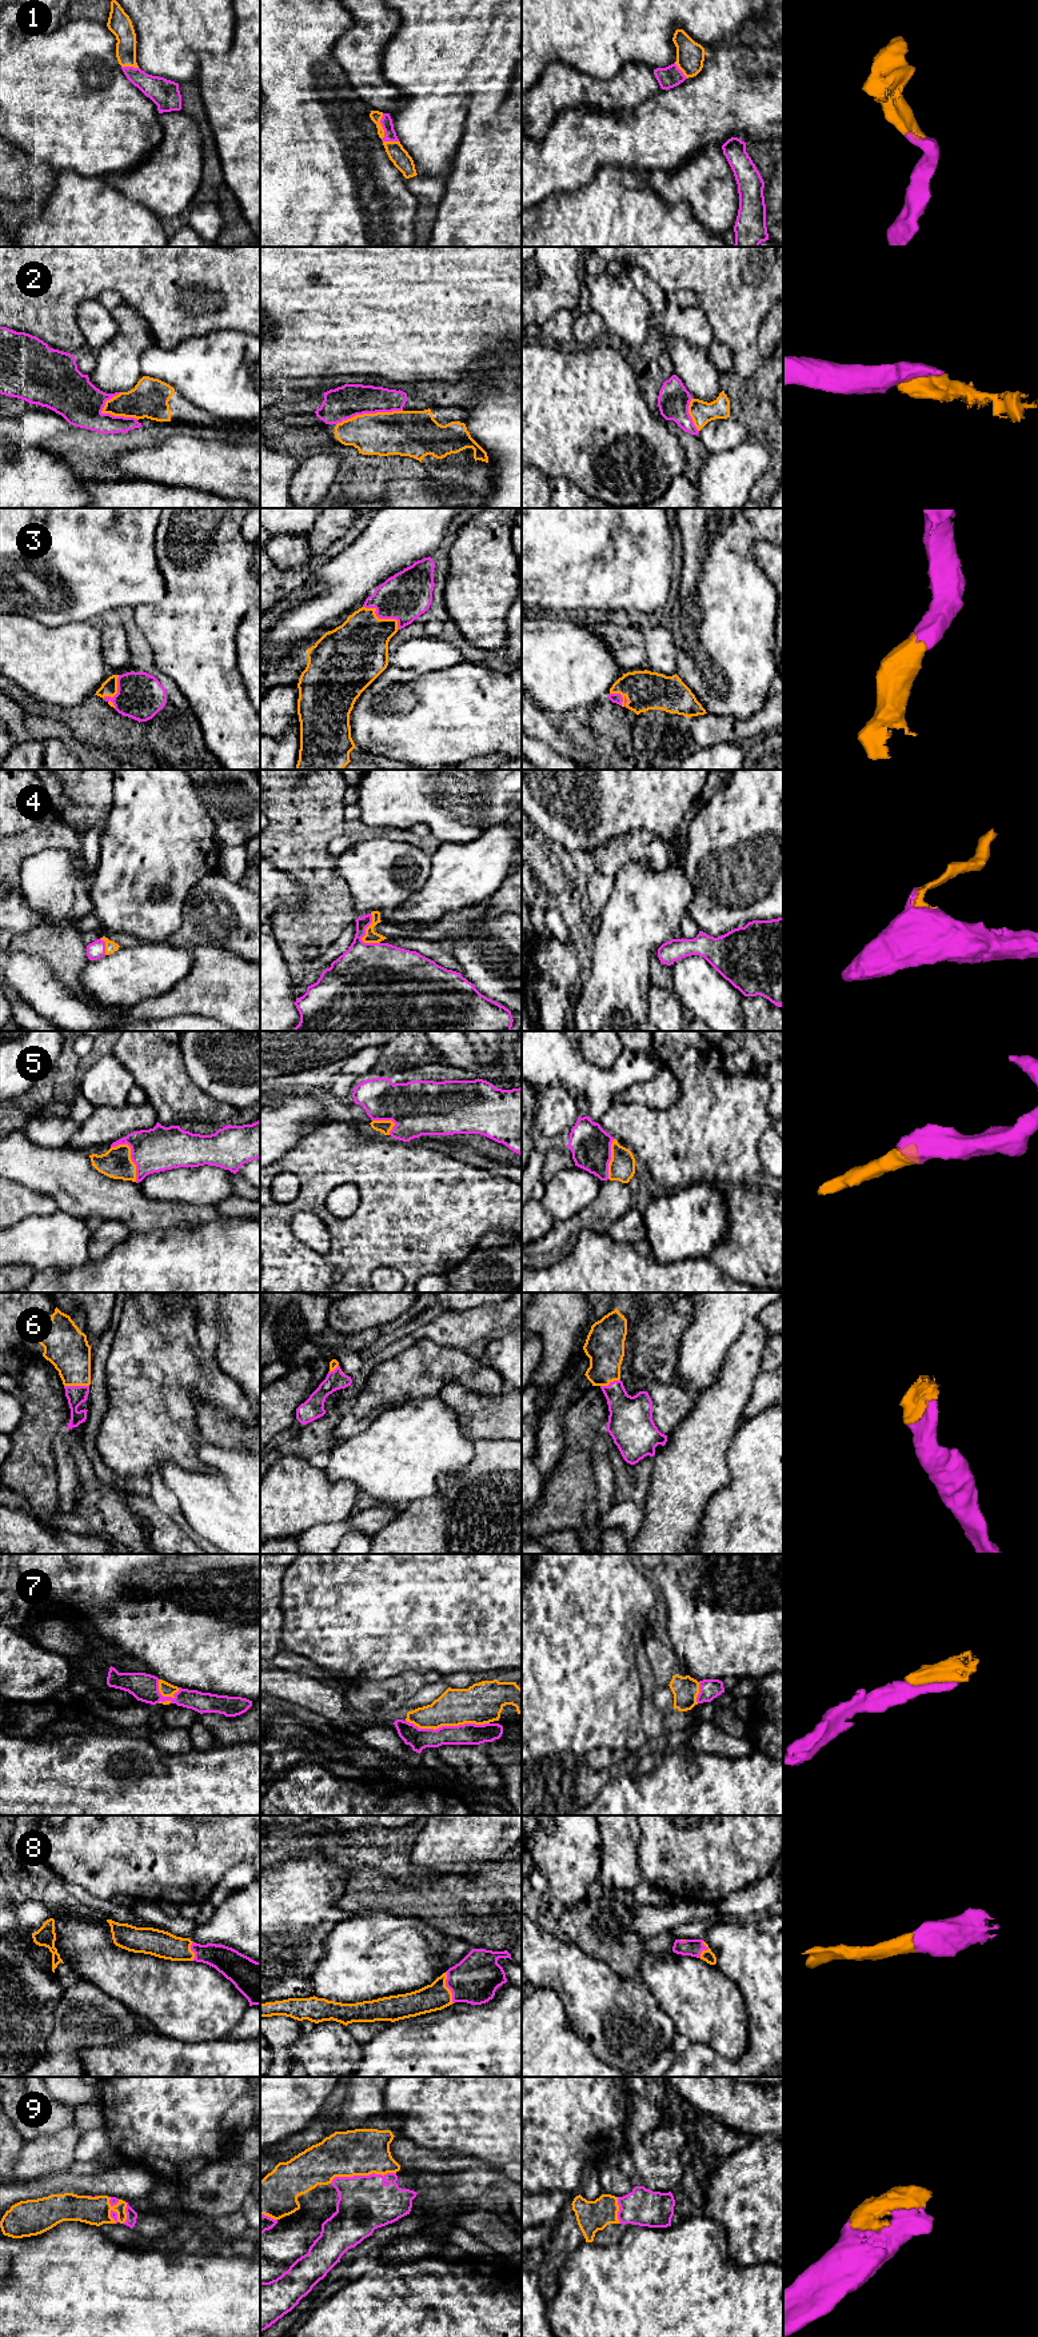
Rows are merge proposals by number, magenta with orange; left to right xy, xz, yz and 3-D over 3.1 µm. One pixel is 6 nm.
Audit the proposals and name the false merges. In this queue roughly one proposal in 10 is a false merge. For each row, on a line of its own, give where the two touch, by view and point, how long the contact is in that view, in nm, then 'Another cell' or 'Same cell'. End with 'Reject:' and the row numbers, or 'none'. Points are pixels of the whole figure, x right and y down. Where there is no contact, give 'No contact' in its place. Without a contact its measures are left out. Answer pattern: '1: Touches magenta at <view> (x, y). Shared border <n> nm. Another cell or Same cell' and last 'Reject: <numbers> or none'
1: Touches magenta at xz (384, 135). Shared border 200 nm. Same cell
2: Touches magenta at xz (368, 412). Shared border 420 nm. Same cell
3: Touches magenta at xz (382, 618). Shared border 260 nm. Same cell
4: Touches magenta at xz (366, 927). Shared border 190 nm. Same cell
5: Touches magenta at xy (131, 1155). Shared border 260 nm. Same cell
6: Touches magenta at xy (76, 1386). Shared border 150 nm. Same cell
7: Touches magenta at xz (447, 1726). Shared border 500 nm. Same cell
8: Touches magenta at xz (447, 1986). Shared border 200 nm. Same cell
9: Touches magenta at xz (362, 2176). Shared border 400 nm. Same cell
Reject: none

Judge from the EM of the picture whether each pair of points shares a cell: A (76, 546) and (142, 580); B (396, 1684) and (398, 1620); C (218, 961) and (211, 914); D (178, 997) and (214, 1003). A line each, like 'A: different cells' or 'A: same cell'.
A: same cell
B: different cells
C: different cells
D: same cell

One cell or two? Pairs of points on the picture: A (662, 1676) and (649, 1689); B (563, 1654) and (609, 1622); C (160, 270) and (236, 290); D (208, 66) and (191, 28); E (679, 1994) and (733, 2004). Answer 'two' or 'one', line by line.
A: two
B: one
C: one
D: two
E: one

